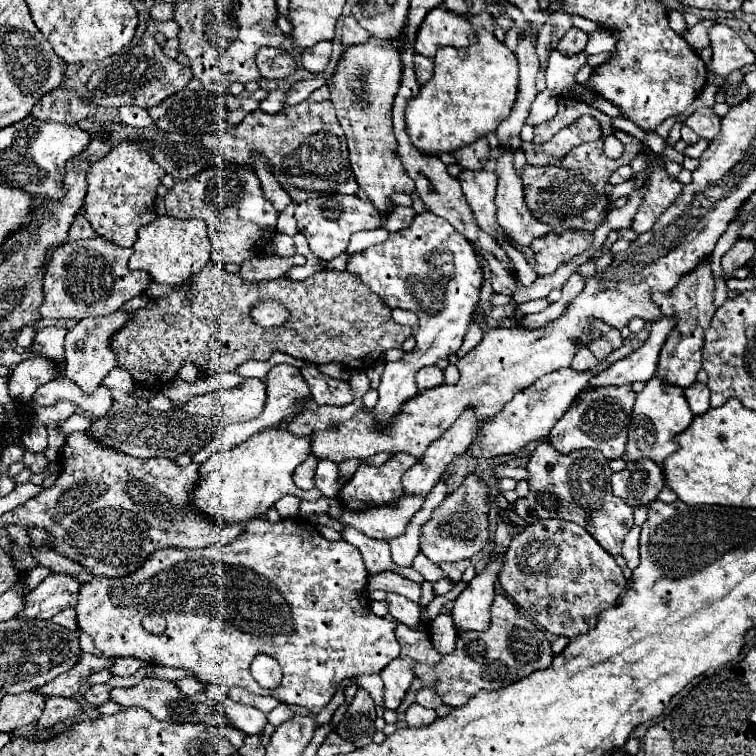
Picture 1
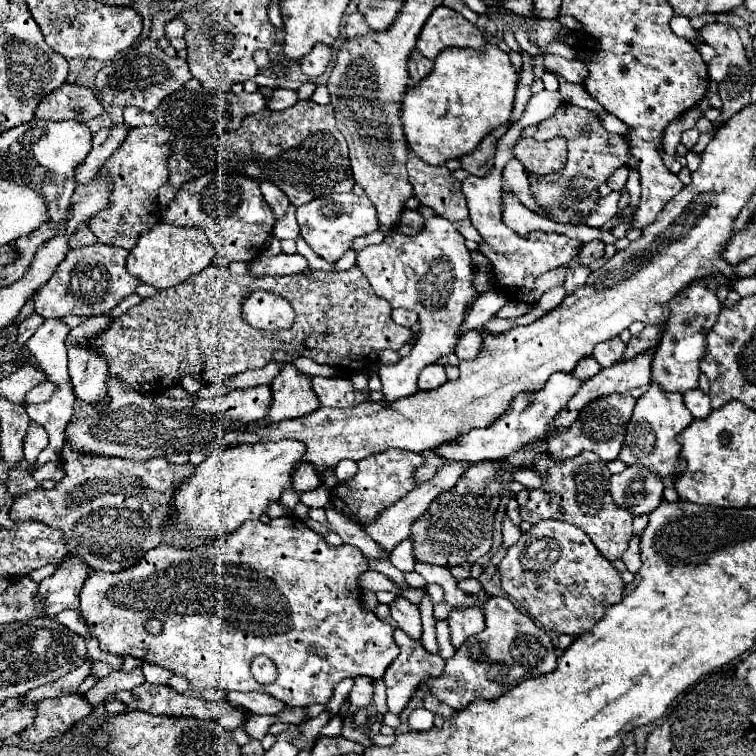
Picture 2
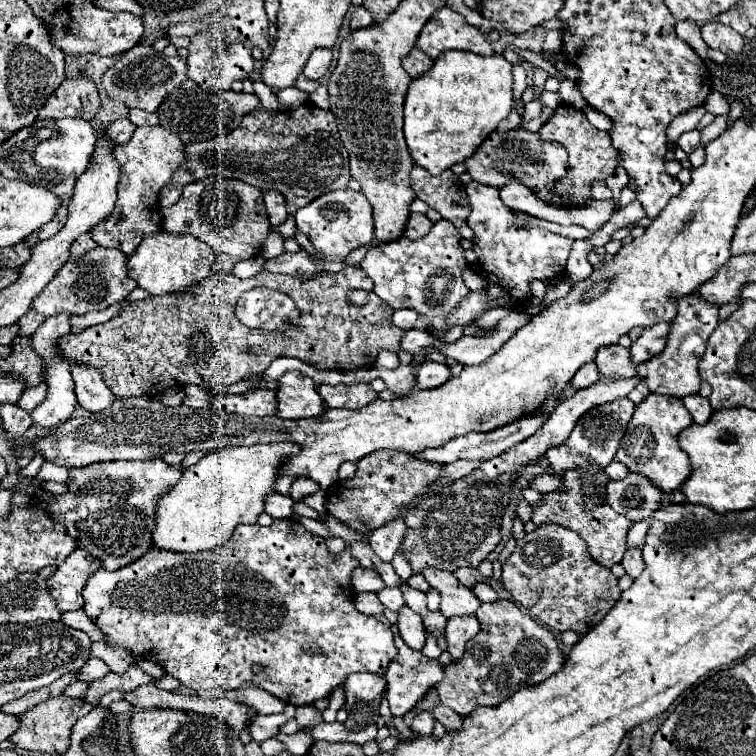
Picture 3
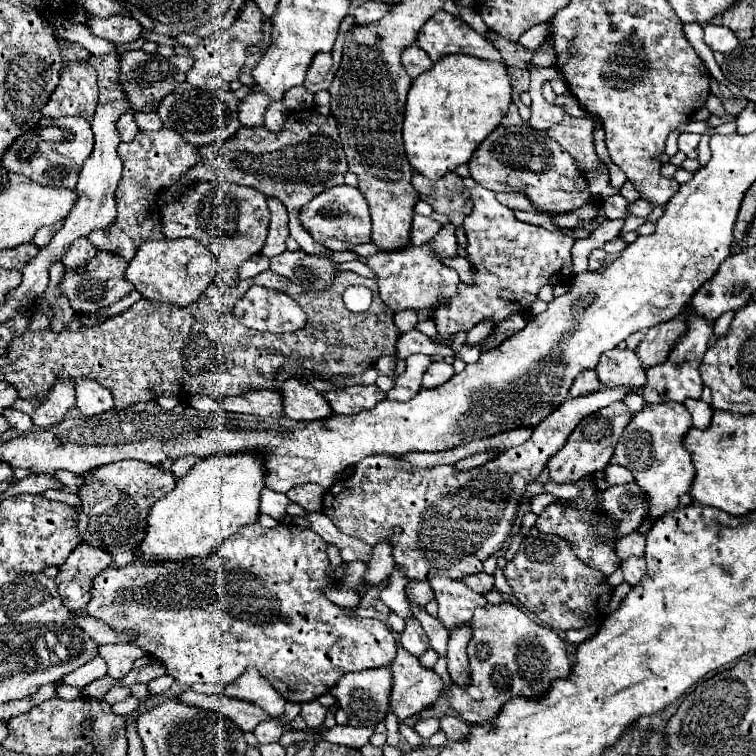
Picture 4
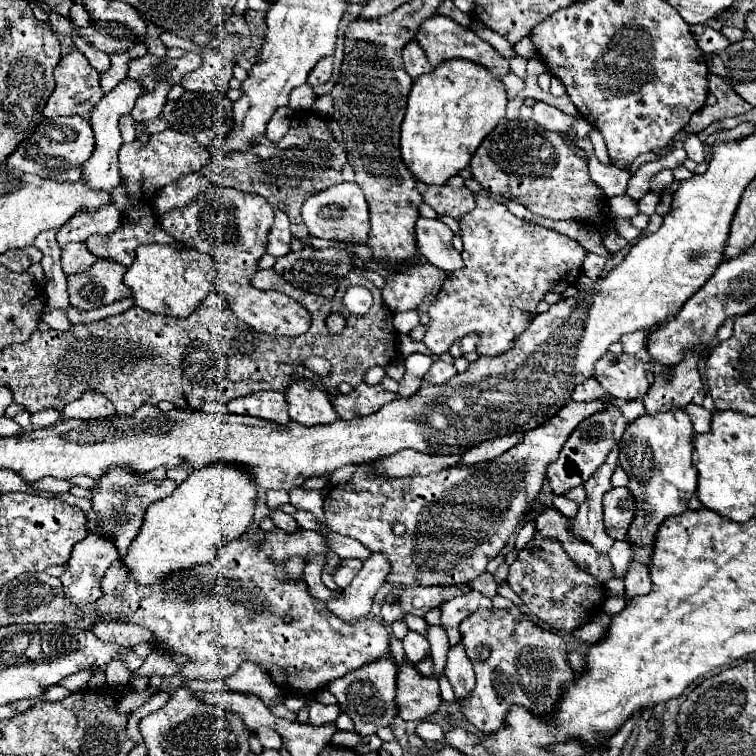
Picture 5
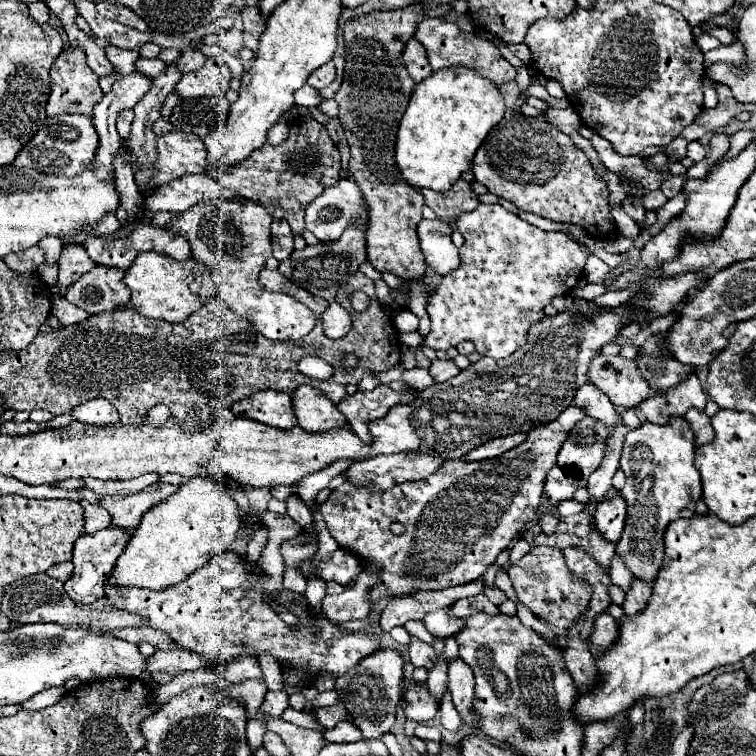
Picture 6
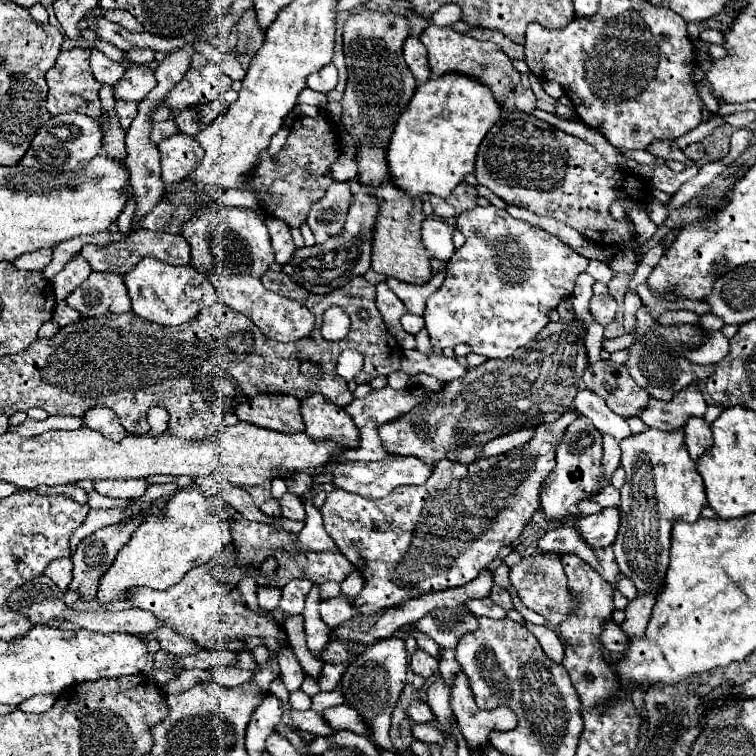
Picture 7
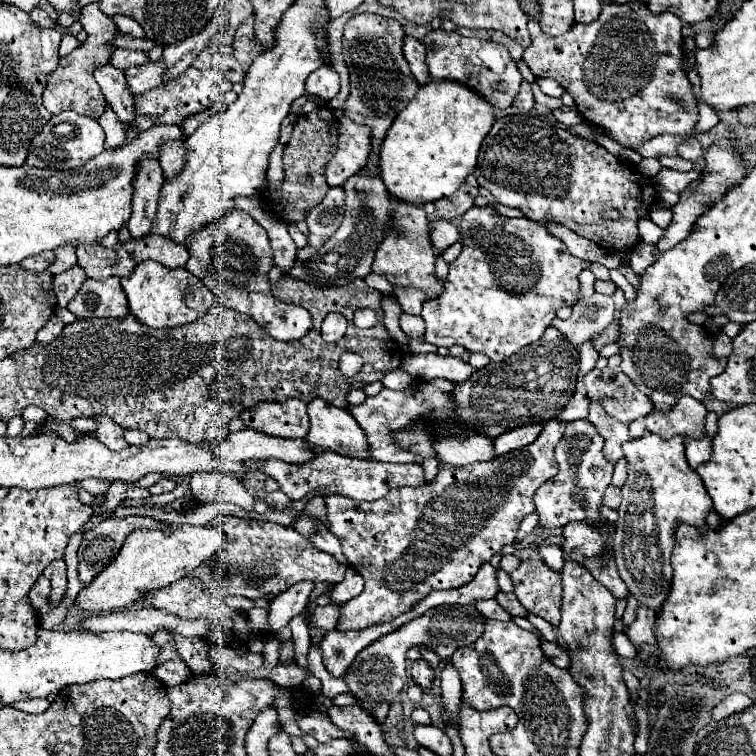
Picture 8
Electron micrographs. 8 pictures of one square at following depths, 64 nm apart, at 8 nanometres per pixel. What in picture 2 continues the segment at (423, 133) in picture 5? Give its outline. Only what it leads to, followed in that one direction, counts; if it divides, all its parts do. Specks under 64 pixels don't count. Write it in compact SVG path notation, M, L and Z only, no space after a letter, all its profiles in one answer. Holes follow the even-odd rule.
M488 44L484 52L472 50L444 50L434 60L432 72L408 88L402 102L402 122L404 134L410 150L430 166L442 166L452 158L462 158L476 150L476 144L488 136L494 128L510 120L514 94L516 94L516 70L506 52L498 46Z

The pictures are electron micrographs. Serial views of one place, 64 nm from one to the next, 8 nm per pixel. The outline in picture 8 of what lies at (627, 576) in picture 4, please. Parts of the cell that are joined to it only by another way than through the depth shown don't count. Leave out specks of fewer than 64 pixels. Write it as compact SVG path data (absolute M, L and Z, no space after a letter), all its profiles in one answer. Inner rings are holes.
M638 608L636 620L632 622L632 626L628 628L626 636L630 638L630 642L638 648L640 644L656 644L656 634L654 634L654 612L648 612L646 608Z

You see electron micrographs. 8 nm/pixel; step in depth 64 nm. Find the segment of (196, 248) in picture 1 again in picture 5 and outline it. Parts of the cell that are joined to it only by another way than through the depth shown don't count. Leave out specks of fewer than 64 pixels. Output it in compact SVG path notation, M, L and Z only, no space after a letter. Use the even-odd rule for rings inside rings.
M148 244L136 250L136 258L124 274L124 284L132 290L134 306L172 318L190 316L198 304L208 296L214 280L214 262L210 256L202 256L190 246L174 248L164 244Z

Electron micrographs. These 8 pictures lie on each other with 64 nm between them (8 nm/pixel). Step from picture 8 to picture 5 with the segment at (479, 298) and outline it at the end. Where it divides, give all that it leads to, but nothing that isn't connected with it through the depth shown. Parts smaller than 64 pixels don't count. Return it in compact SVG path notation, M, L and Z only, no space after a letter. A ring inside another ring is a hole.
M484 192L476 194L476 208L458 222L464 240L464 268L450 272L444 288L430 302L430 324L422 342L438 356L466 334L476 334L480 356L500 356L514 346L516 338L536 318L538 302L548 292L564 292L576 284L586 252L576 240L556 230L516 218L504 204L490 200Z

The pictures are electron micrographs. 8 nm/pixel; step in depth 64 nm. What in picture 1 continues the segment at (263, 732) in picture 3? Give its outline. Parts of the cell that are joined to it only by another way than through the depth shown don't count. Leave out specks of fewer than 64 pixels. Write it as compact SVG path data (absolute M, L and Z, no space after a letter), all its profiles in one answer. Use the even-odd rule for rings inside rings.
M226 698L226 700L222 702L222 706L224 706L224 710L228 712L228 716L230 716L230 720L232 720L232 726L236 726L238 730L246 732L248 736L252 736L252 734L262 734L264 726L268 724L266 714L262 714L260 710L256 710L256 708L252 708L252 706L238 704L238 702L230 700L230 698Z

